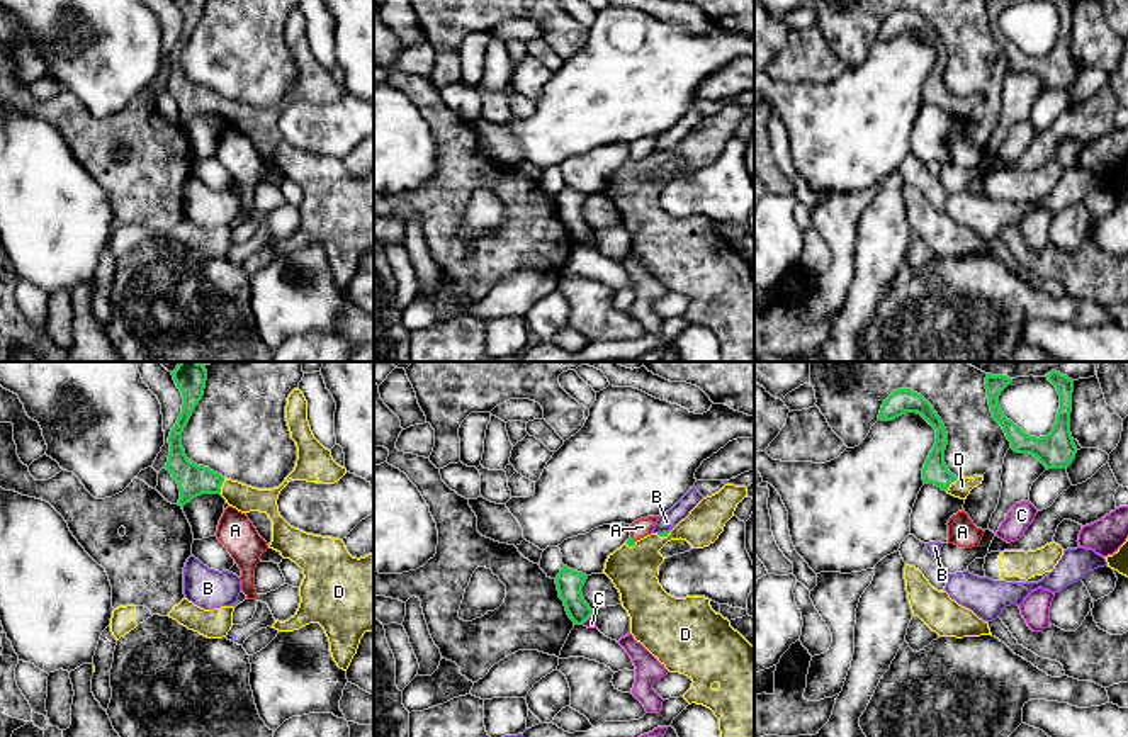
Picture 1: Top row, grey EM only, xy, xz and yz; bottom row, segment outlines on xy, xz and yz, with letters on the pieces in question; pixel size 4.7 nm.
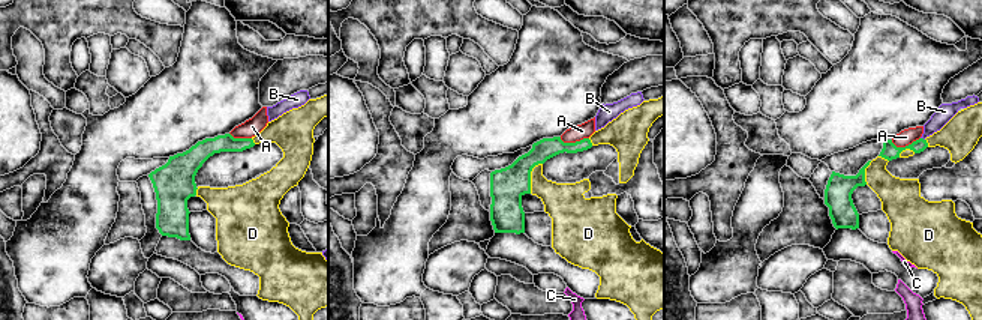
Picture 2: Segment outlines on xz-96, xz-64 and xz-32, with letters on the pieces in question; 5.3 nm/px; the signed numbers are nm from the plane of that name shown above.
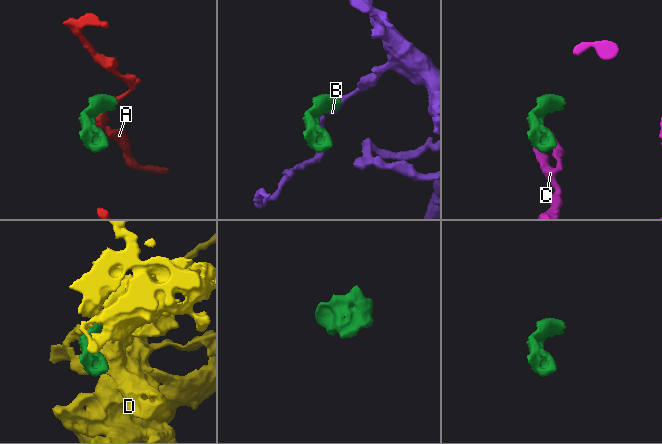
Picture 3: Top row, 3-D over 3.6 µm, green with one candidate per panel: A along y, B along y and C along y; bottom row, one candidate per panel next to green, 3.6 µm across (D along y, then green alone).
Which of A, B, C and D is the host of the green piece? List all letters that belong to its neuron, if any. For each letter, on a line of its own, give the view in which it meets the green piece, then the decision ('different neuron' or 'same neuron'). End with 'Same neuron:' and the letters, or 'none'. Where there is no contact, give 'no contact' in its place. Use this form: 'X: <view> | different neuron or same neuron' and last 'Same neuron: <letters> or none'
A: xz | different neuron
B: xz | different neuron
C: xz | different neuron
D: xy | same neuron
Same neuron: D

